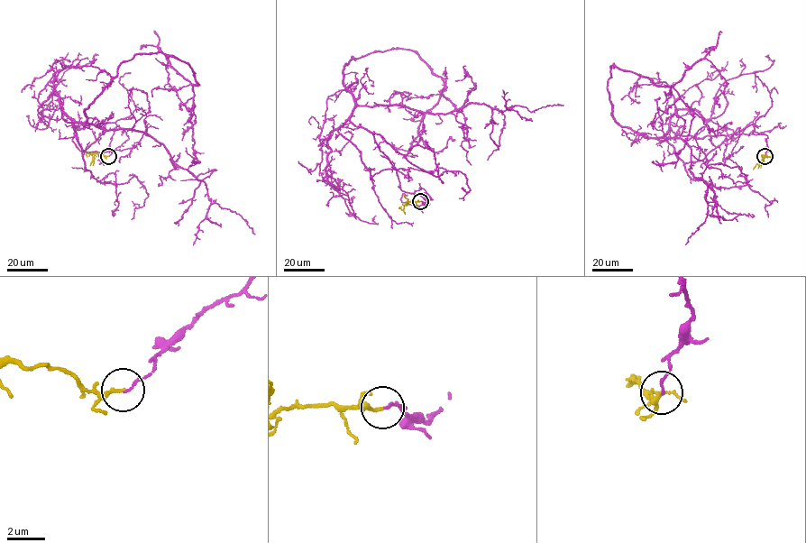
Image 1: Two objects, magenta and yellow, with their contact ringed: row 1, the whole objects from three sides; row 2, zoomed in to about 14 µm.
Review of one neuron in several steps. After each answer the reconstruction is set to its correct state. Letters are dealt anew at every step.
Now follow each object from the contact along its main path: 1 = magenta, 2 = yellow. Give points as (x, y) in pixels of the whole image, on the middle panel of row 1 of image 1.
1: (420, 201), (350, 120), (343, 71), (414, 51), (459, 111), (475, 85), (455, 81)
2: (419, 201), (407, 203), (404, 195)

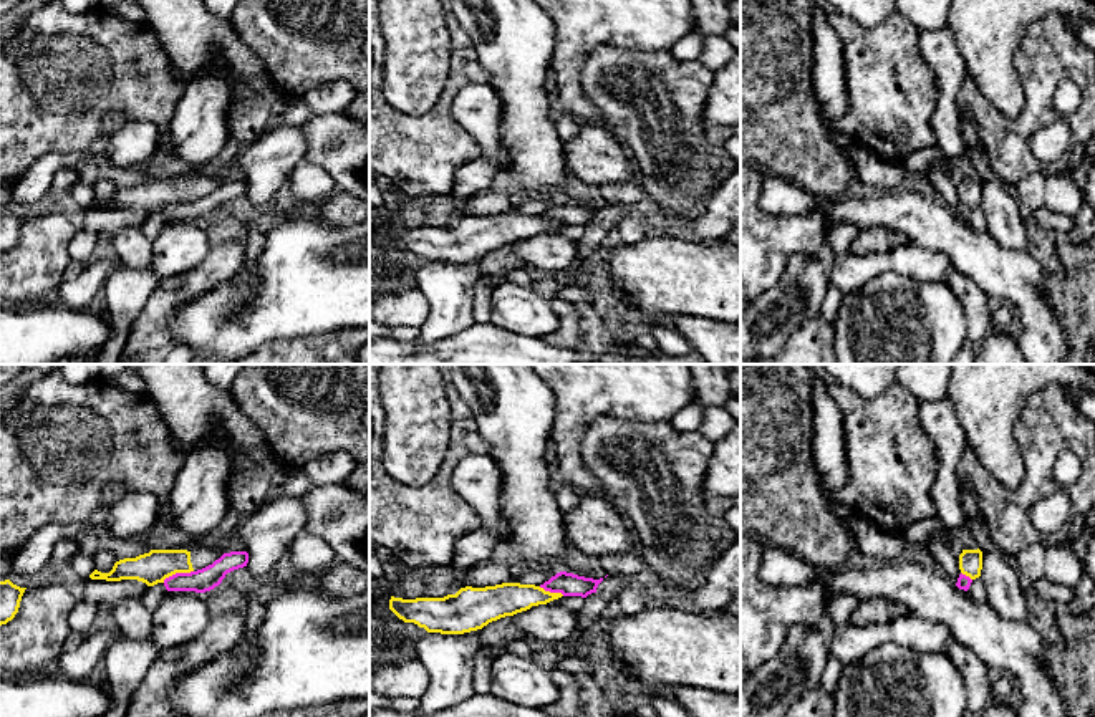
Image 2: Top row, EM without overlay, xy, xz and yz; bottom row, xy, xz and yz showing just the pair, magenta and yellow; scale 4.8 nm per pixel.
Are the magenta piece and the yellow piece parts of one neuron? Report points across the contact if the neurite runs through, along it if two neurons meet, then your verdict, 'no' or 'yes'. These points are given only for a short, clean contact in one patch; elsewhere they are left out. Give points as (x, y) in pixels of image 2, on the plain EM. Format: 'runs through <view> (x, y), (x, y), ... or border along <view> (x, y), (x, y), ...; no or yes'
border along xy (192, 199), (173, 202), (163, 211); no

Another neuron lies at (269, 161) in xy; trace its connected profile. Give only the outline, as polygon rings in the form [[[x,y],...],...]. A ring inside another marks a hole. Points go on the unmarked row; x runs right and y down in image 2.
[[[278,126],[260,134],[242,149],[237,166],[248,182],[248,200],[265,209],[298,162],[305,159],[306,139],[301,126]]]

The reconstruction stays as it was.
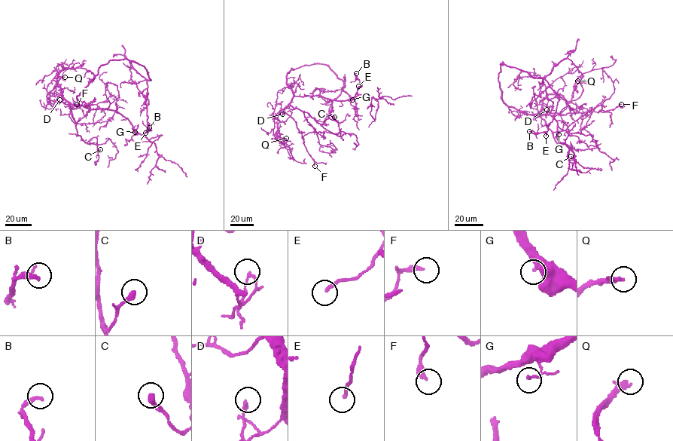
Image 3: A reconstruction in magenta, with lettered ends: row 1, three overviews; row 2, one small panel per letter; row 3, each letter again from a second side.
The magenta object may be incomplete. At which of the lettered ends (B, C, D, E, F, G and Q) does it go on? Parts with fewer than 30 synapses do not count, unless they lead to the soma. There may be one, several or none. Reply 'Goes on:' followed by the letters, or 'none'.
Goes on: Q

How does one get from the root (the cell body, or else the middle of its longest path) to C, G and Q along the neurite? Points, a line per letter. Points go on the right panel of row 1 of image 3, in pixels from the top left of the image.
C: (502, 95), (509, 106), (538, 114), (555, 141), (575, 149), (571, 143), (574, 158), (570, 156)
G: (502, 95), (507, 105), (527, 114), (535, 117), (543, 114), (551, 115), (557, 122), (558, 134)
Q: (502, 95), (508, 105), (535, 114), (549, 94), (561, 94), (567, 101), (575, 100), (583, 90), (577, 81)

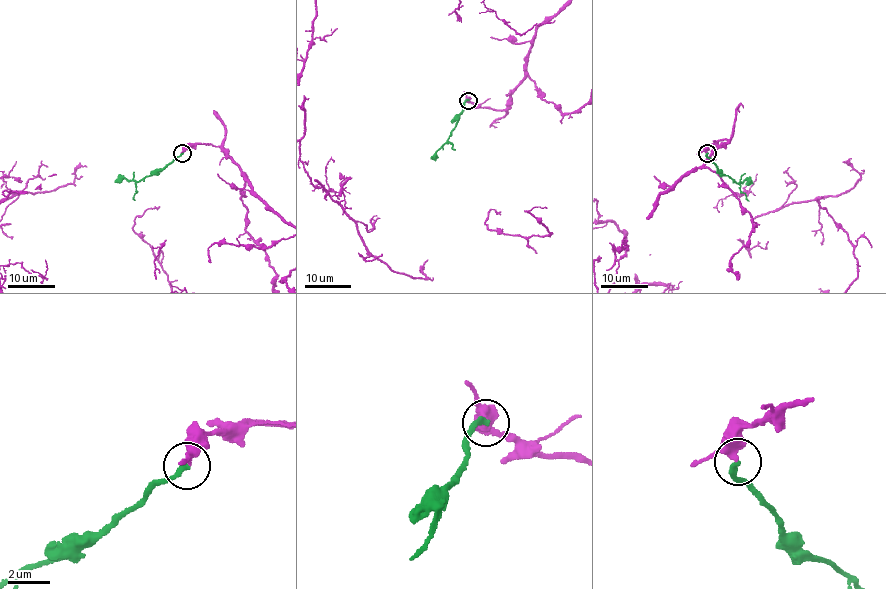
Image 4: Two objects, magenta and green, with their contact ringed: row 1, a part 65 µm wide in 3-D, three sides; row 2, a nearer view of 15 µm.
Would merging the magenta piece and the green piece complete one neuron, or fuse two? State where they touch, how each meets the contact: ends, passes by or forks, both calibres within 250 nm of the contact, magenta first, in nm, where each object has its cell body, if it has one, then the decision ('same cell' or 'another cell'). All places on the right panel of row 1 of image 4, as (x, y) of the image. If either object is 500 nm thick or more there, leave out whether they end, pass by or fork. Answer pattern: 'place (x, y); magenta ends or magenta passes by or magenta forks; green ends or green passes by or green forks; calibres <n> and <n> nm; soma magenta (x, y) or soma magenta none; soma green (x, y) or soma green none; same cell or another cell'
place (707, 153); magenta passes by; green ends; calibres 320 and 260 nm; soma magenta none; soma green none; same cell

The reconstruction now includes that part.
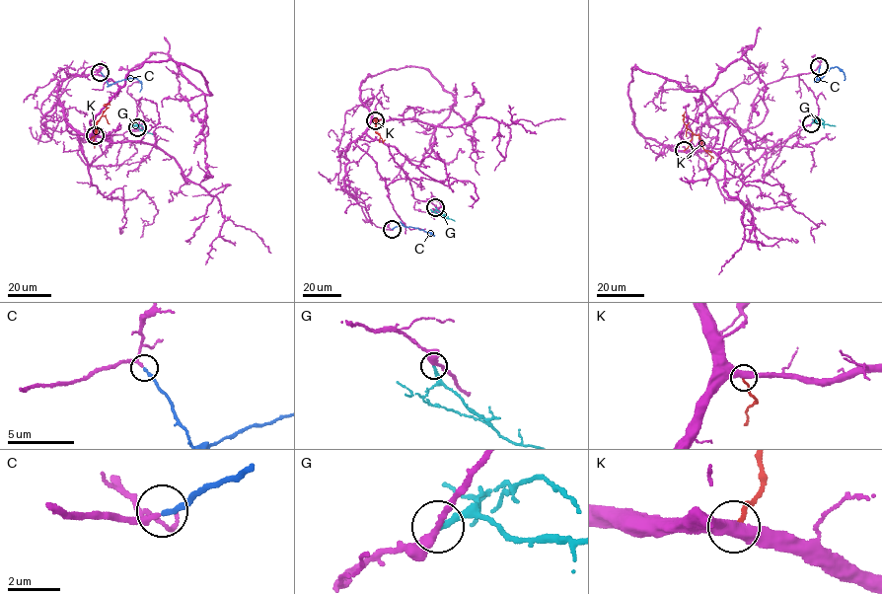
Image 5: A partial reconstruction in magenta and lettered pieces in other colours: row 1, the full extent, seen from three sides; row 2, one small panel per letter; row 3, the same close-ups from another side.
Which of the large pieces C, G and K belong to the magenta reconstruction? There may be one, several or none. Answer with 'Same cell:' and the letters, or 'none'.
Same cell: C, K

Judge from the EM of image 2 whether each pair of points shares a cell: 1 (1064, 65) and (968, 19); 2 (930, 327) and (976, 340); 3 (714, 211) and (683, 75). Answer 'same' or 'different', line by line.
1: different
2: different
3: different

